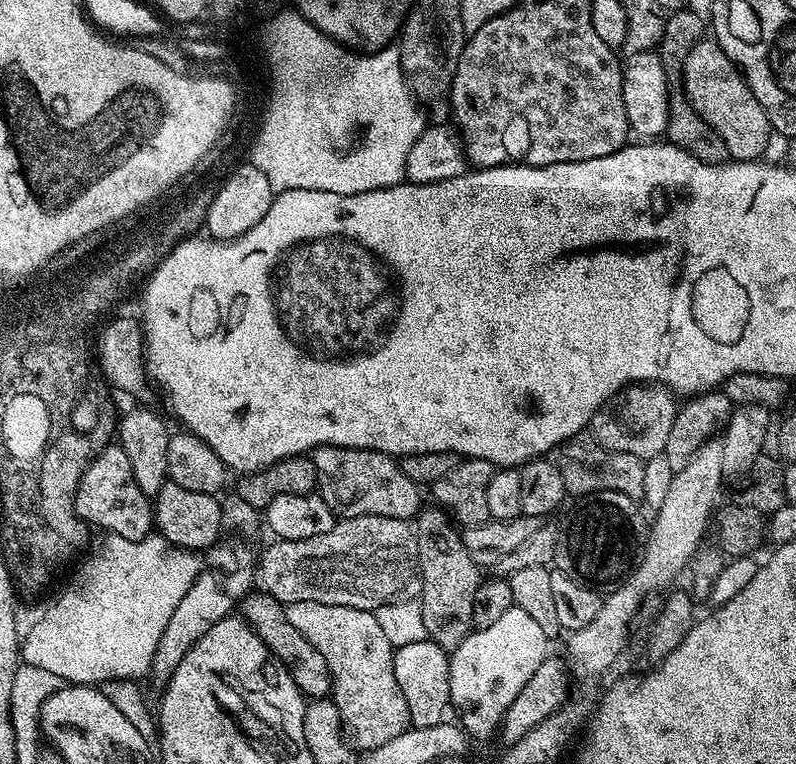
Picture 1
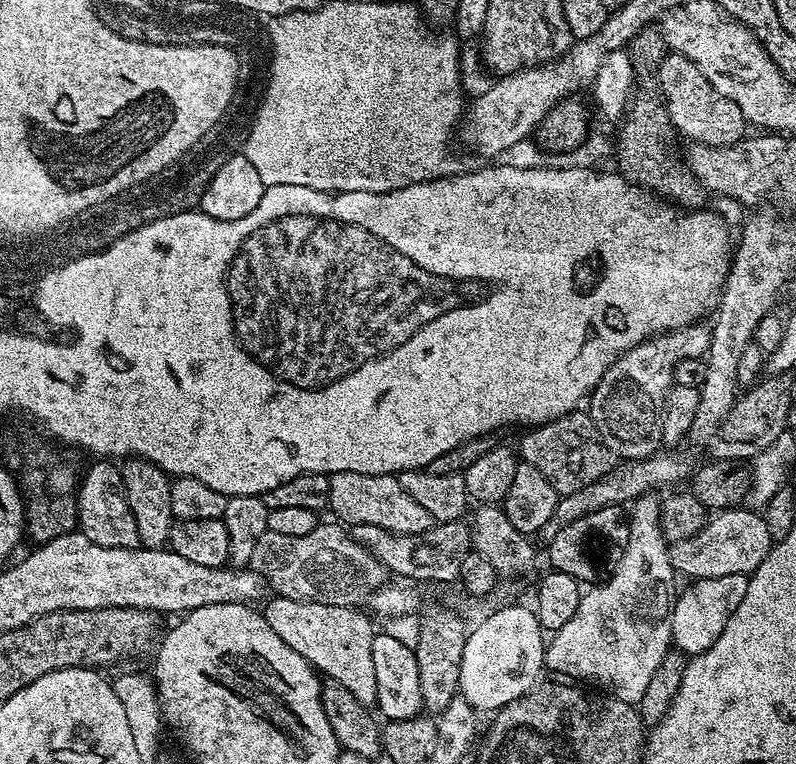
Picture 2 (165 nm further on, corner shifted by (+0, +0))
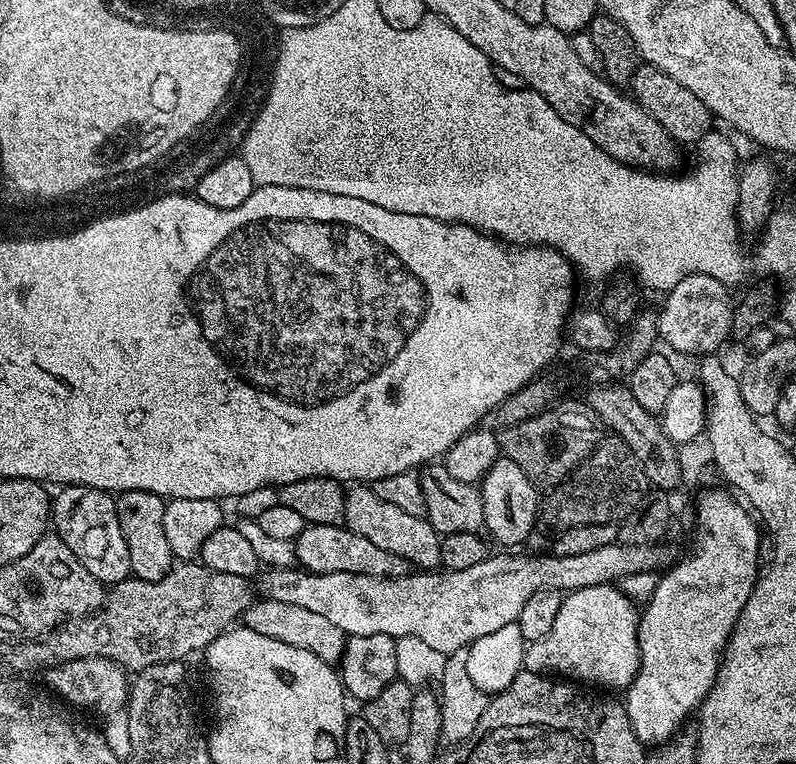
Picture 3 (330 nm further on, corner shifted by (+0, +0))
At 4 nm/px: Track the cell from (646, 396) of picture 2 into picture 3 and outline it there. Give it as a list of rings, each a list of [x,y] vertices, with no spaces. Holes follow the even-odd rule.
[[[694,274],[682,278],[678,286],[667,293],[669,304],[664,313],[658,316],[660,336],[668,339],[668,344],[674,351],[696,352],[709,344],[709,349],[716,350],[720,340],[728,340],[732,330],[733,297],[728,297],[729,285],[718,282],[718,278],[710,278],[706,274]],[[676,323],[680,325],[676,328]],[[708,339],[708,340],[707,340]]]

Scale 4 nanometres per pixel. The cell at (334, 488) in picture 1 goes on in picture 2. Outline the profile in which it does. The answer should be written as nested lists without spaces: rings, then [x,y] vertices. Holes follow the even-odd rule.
[[[334,472],[328,476],[330,482],[330,498],[328,508],[335,519],[345,526],[365,524],[380,526],[387,532],[397,532],[400,536],[417,536],[430,530],[434,523],[430,514],[426,514],[423,506],[418,506],[406,490],[402,490],[396,476],[382,474],[354,474],[353,472]]]

